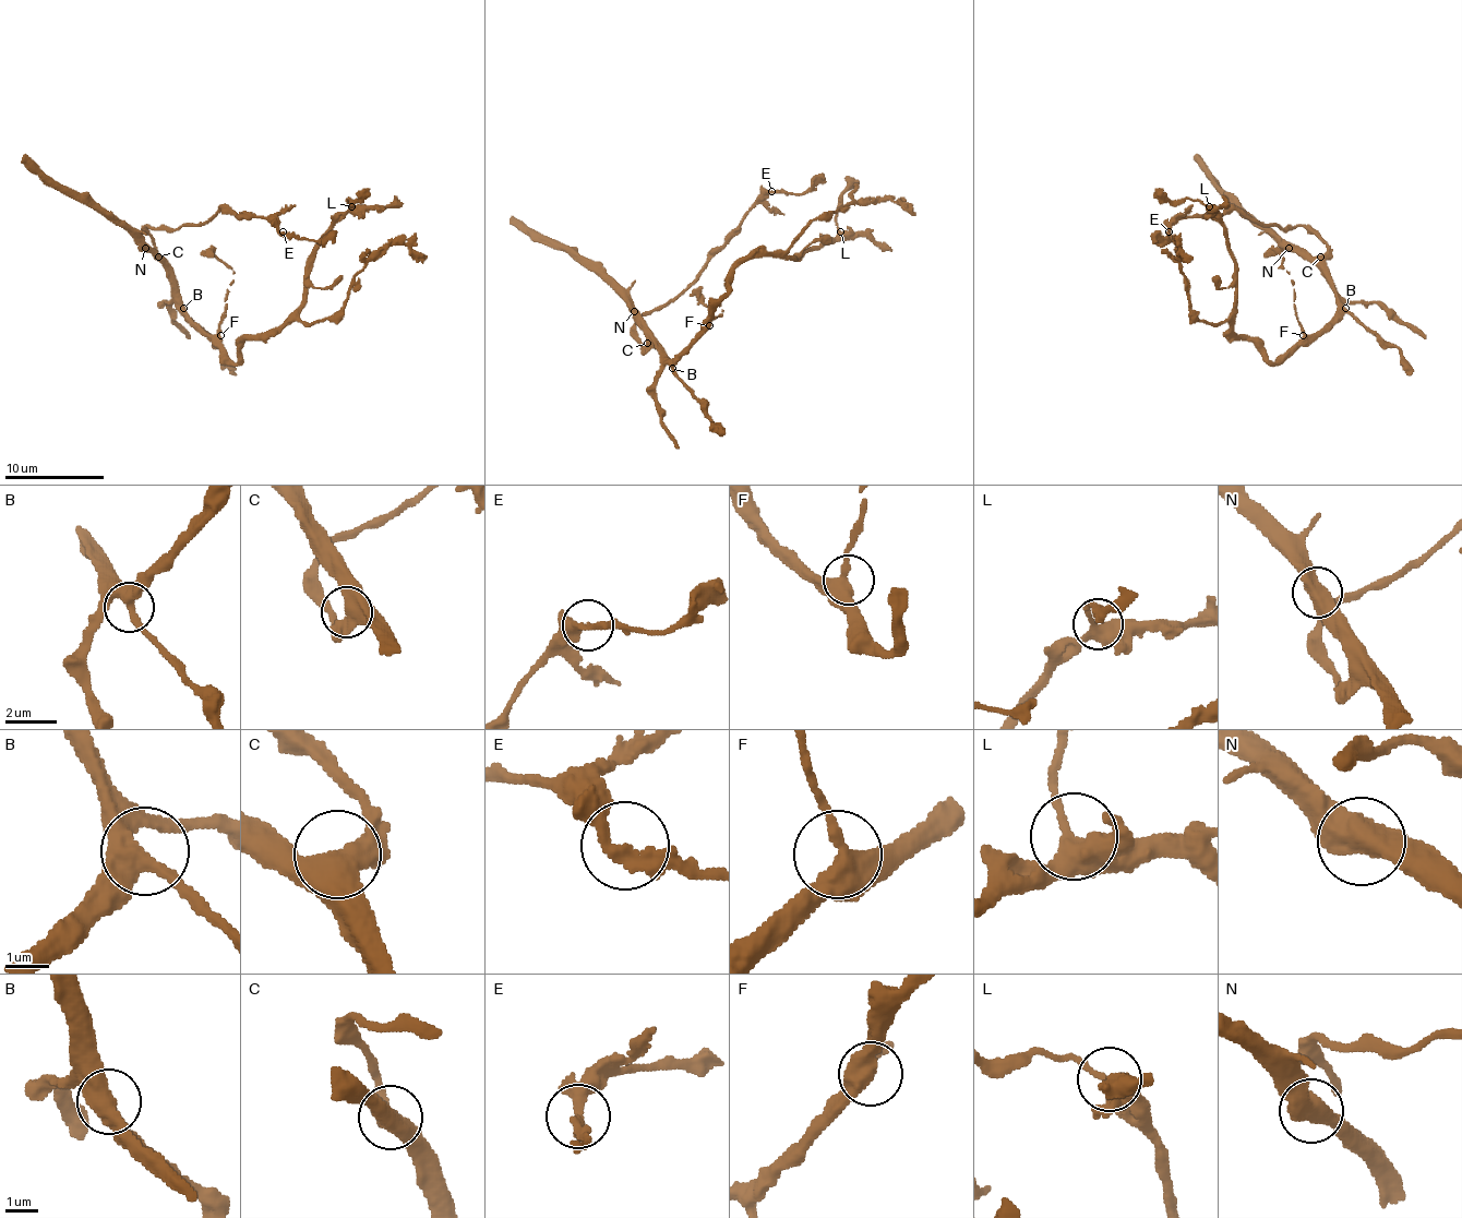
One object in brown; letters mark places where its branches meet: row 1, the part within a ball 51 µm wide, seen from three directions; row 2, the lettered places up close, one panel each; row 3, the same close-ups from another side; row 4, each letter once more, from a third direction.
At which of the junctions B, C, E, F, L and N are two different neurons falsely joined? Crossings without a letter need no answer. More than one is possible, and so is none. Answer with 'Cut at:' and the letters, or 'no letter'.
Cut at: no letter

